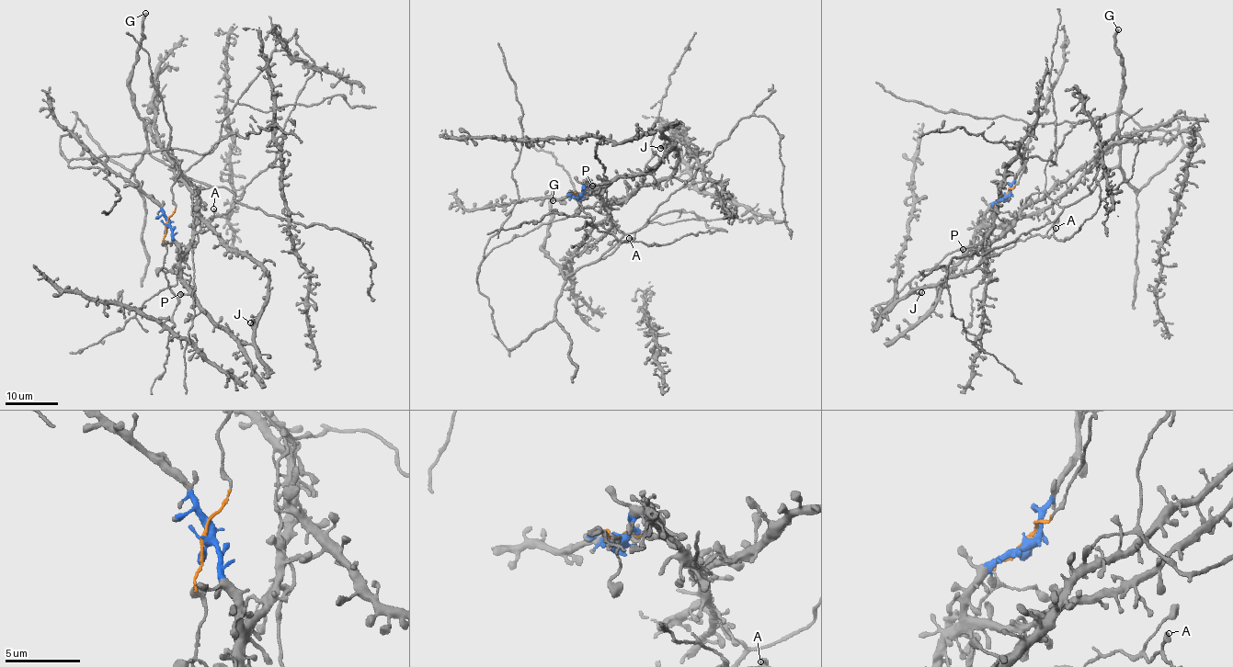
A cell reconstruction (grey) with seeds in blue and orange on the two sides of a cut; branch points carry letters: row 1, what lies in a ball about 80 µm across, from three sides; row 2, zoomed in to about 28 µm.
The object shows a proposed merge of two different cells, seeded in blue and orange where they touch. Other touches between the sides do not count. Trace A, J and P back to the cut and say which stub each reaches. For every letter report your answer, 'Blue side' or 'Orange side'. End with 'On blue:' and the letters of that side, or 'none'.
A: Orange side
J: Blue side
P: Blue side
On blue: J, P

